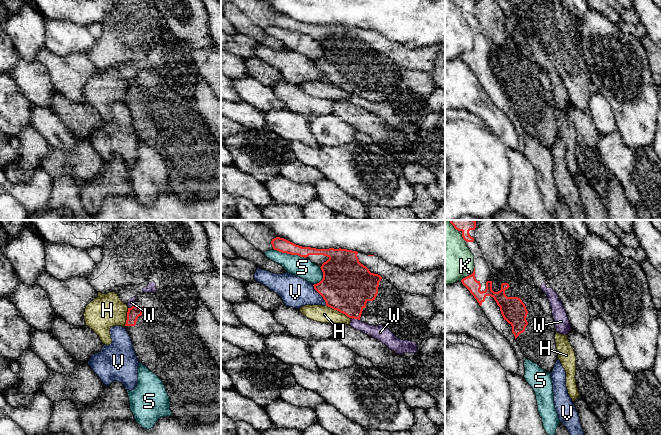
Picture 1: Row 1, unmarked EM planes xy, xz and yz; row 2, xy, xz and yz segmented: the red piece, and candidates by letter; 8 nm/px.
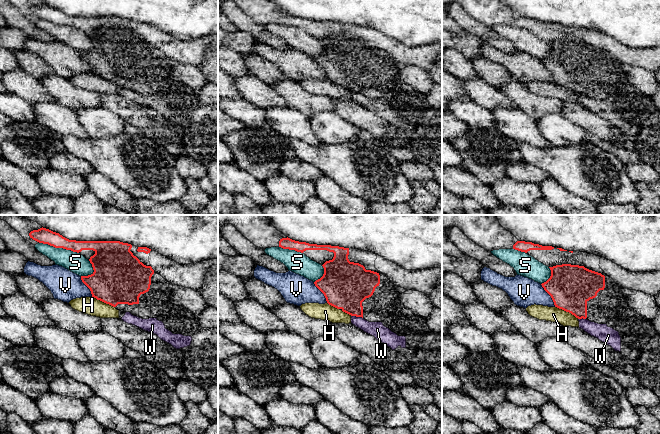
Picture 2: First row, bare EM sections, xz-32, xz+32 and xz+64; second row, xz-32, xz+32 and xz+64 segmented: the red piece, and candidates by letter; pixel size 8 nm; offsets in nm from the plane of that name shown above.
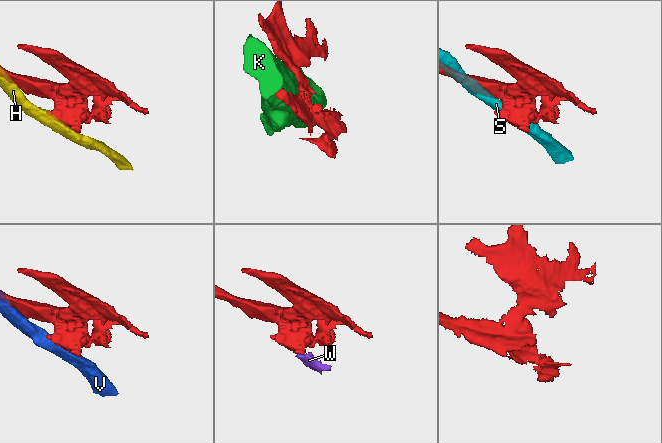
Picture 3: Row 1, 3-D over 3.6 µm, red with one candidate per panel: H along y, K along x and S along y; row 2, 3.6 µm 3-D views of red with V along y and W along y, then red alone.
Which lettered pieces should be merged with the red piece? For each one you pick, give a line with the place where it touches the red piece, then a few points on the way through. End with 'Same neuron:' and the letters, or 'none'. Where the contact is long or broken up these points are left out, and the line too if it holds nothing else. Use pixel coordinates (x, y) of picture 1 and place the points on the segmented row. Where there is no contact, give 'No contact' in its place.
Same neuron: none

